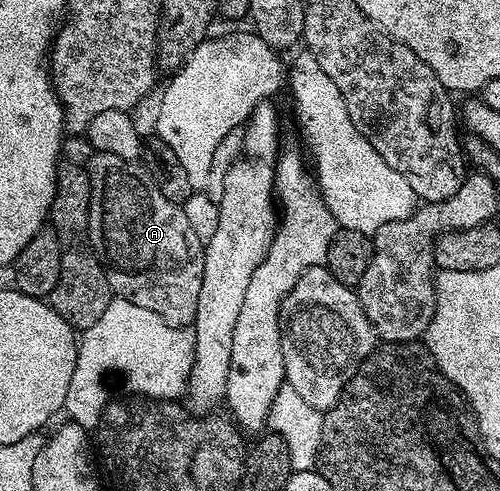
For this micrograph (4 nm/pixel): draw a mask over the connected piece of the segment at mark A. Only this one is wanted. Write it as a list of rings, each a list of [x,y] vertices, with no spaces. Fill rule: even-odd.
[[[94,152],[92,156],[93,158],[87,161],[91,179],[87,241],[92,252],[99,255],[109,286],[116,296],[139,307],[147,307],[147,311],[155,311],[155,315],[162,317],[168,325],[192,326],[199,307],[199,287],[203,287],[205,247],[187,221],[182,206],[176,205],[163,195],[156,185],[156,179],[144,164],[110,153]]]

